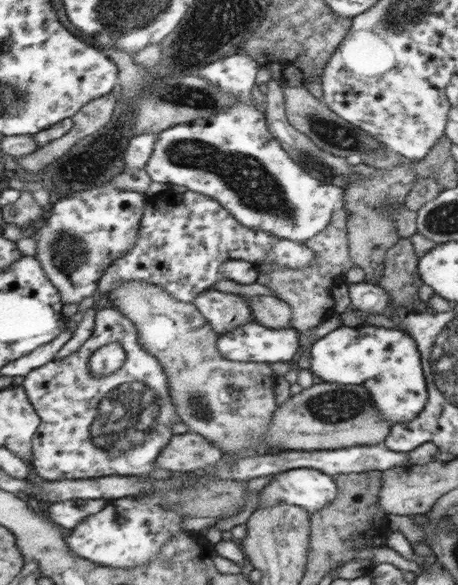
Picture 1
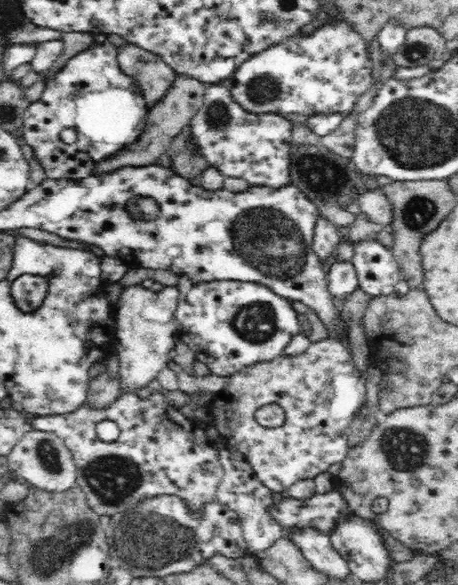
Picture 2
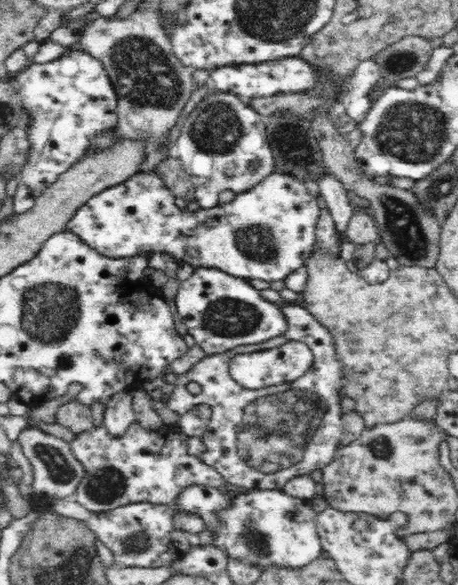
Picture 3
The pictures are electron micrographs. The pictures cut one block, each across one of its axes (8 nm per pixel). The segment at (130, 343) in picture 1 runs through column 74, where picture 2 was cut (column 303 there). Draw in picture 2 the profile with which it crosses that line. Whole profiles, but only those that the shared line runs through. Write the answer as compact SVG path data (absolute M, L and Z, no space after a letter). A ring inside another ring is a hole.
M330 338L319 344L312 344L304 354L291 358L280 357L267 366L251 368L232 377L232 384L226 390L215 393L213 398L211 423L215 424L223 436L224 445L239 445L259 479L275 492L288 490L296 482L313 479L327 471L332 464L342 464L346 460L348 446L348 426L358 410L367 402L367 377L352 362L350 352L342 344L333 343ZM278 403L285 412L282 426L266 429L254 419L254 412L261 406Z

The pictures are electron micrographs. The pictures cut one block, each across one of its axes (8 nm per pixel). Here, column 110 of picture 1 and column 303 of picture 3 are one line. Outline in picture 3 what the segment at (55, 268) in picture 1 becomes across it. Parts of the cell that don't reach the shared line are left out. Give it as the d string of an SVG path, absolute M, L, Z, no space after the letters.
M155 169L138 172L114 184L111 188L92 196L80 208L76 208L69 220L64 222L64 231L78 236L90 248L104 256L128 258L152 254L162 254L174 258L178 266L213 268L244 280L262 282L285 282L290 276L304 268L309 250L317 242L316 229L322 209L316 195L301 180L285 174L274 173L255 184L251 190L236 193L236 198L212 208L178 208L172 190L163 181L163 176Z

